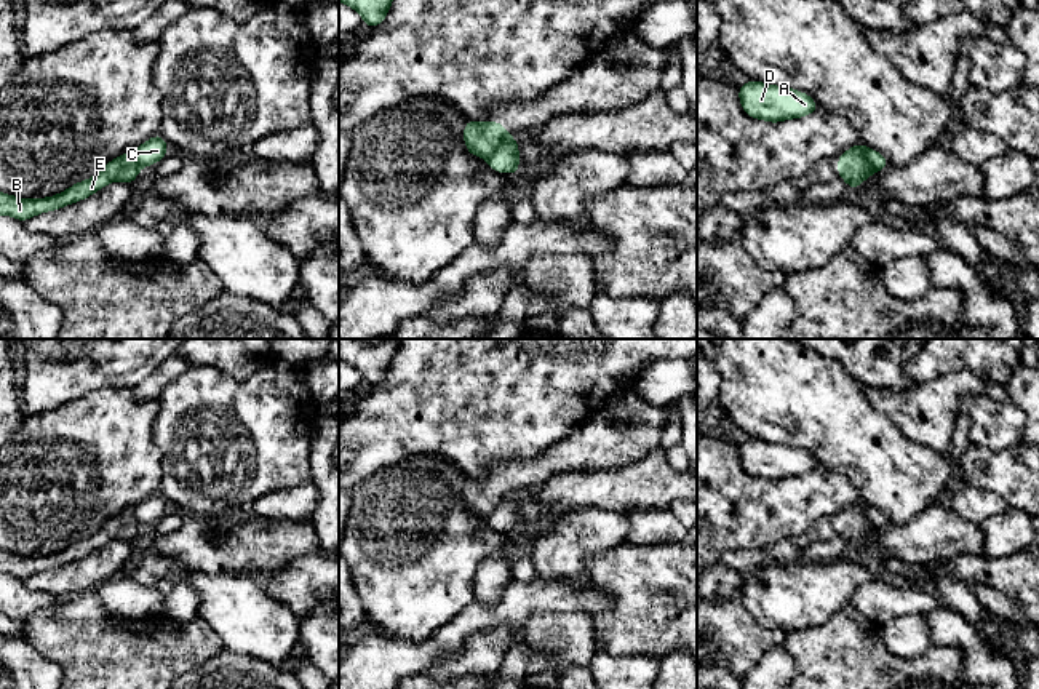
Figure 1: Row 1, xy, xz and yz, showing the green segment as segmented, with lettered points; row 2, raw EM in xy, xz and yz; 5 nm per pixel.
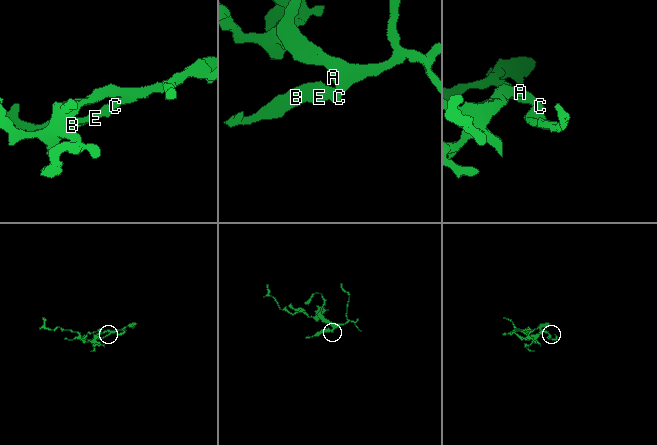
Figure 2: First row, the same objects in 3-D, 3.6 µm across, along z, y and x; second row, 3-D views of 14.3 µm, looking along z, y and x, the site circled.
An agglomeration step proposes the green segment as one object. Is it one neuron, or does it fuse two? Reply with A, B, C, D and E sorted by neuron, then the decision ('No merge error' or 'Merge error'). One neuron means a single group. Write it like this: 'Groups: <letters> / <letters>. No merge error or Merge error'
Groups: A C D / B E. Merge error

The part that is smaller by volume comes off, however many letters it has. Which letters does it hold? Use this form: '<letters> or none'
B, E

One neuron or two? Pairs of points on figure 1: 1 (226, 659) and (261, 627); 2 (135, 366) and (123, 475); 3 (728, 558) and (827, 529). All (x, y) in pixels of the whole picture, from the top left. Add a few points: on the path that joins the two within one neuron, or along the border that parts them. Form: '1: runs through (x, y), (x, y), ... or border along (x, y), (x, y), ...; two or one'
1: border along (224, 646), (232, 651), (248, 653), (269, 664); two
2: border along (131, 387), (99, 387), (95, 390); two
3: runs through (752, 555), (785, 552), (803, 541); one

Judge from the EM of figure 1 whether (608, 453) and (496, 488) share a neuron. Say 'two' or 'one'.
one

